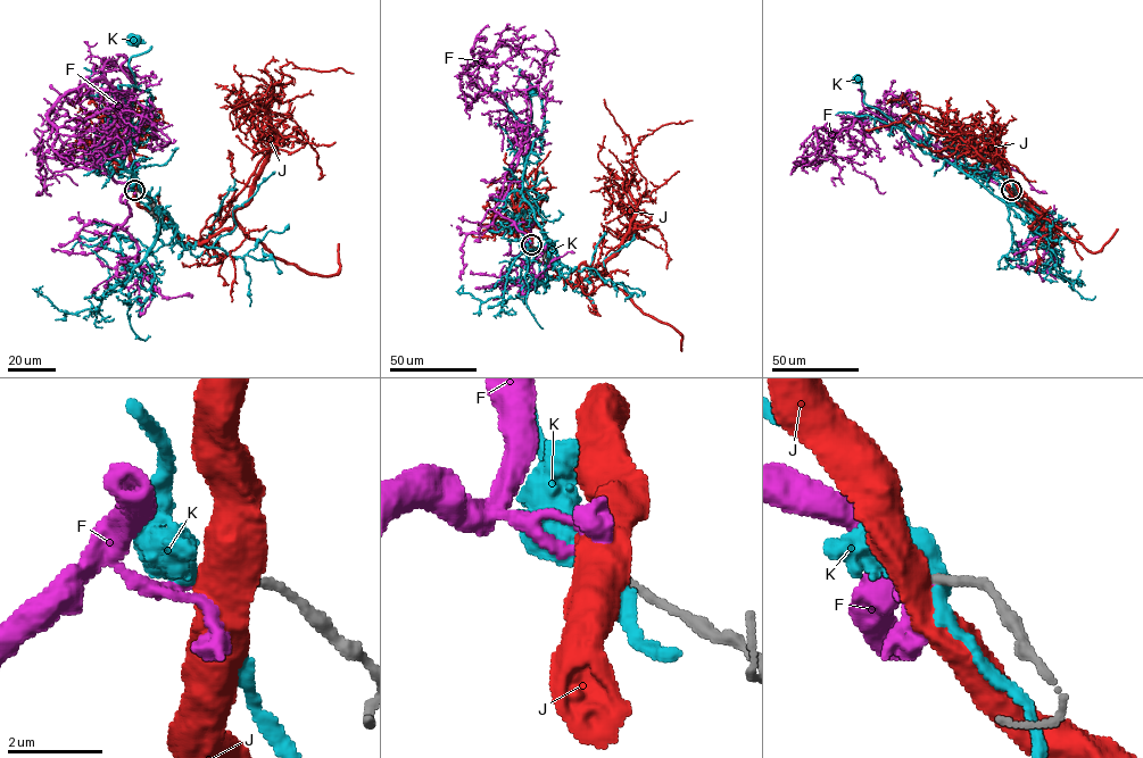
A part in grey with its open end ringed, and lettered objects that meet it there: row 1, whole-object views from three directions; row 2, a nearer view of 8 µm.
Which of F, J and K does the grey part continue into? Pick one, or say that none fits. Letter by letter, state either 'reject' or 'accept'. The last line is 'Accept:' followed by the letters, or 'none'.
F: accept
J: reject
K: reject
Accept: F

